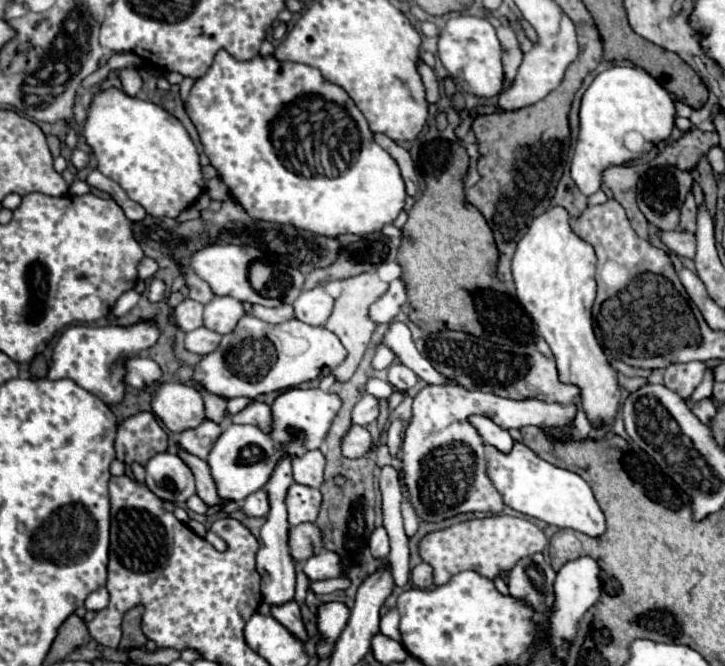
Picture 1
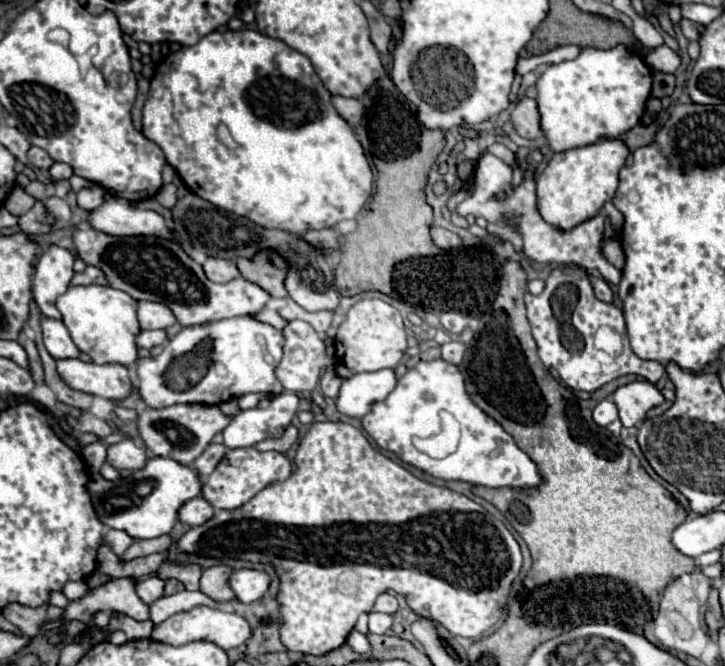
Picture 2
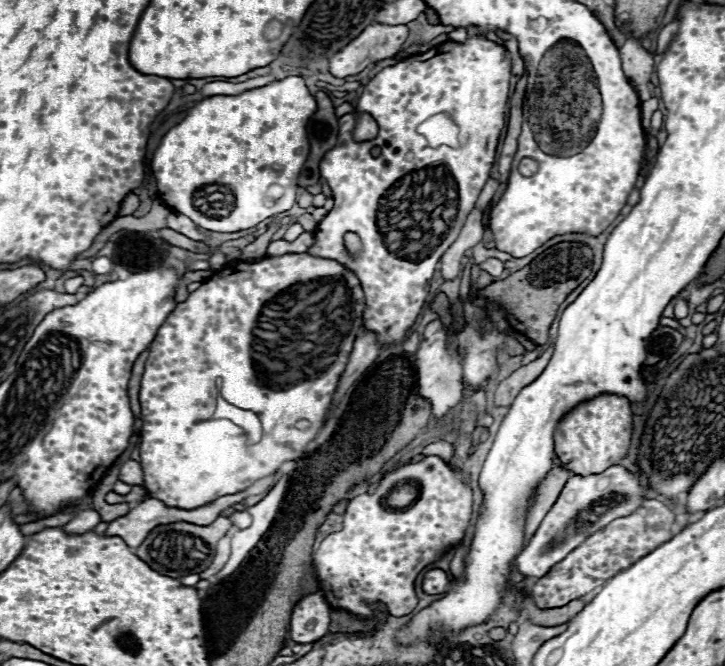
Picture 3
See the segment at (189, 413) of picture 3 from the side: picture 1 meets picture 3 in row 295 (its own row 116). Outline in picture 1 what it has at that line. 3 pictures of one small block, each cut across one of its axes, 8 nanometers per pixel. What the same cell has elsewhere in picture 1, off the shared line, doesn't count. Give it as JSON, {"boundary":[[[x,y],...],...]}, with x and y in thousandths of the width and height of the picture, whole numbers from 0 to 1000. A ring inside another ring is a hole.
{"boundary":[[[303,75],[298,81],[298,90],[290,99],[287,111],[281,117],[270,120],[270,126],[265,129],[262,147],[257,153],[257,168],[259,168],[262,180],[268,183],[273,201],[276,201],[276,210],[281,216],[284,234],[290,237],[290,246],[301,255],[303,267],[314,276],[320,294],[337,309],[337,315],[348,327],[370,330],[370,333],[381,333],[381,336],[403,336],[408,342],[417,342],[417,345],[433,348],[433,351],[469,354],[469,351],[510,351],[510,348],[521,348],[521,345],[527,345],[527,339],[543,333],[546,324],[557,312],[560,282],[557,282],[557,270],[552,267],[552,252],[546,249],[543,237],[532,225],[524,225],[524,219],[519,219],[519,213],[513,207],[513,198],[510,198],[510,192],[505,186],[505,177],[491,162],[486,147],[469,129],[450,123],[444,117],[441,105],[436,105],[436,102],[430,102],[425,96],[383,93],[378,84],[372,84],[372,87],[353,84],[350,90],[328,93],[314,78]]]}

